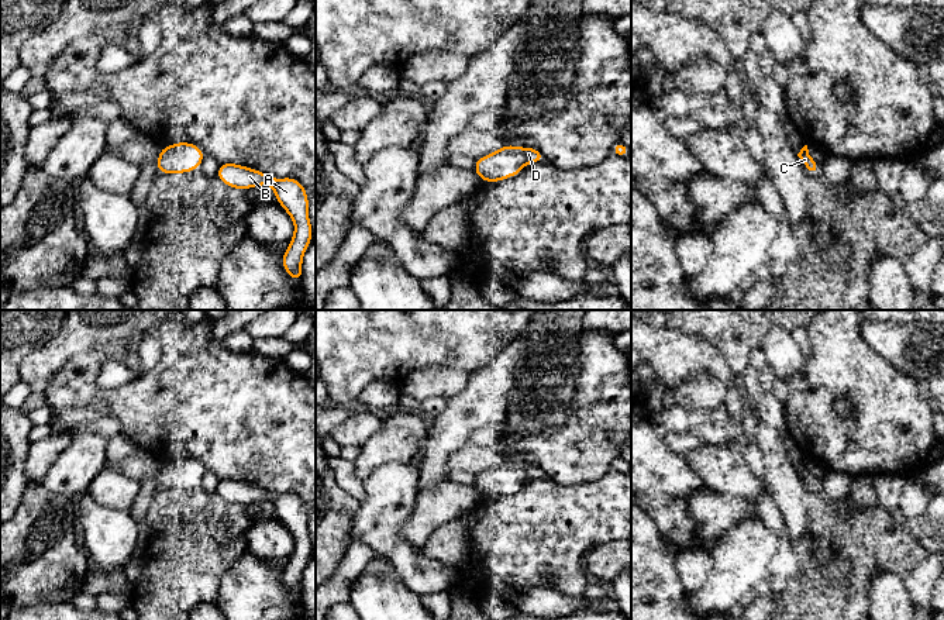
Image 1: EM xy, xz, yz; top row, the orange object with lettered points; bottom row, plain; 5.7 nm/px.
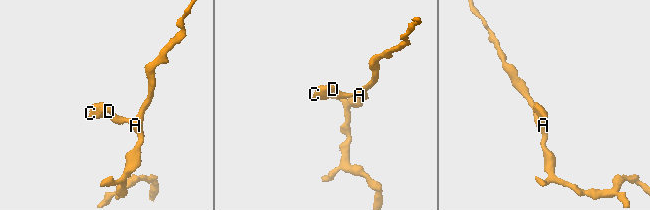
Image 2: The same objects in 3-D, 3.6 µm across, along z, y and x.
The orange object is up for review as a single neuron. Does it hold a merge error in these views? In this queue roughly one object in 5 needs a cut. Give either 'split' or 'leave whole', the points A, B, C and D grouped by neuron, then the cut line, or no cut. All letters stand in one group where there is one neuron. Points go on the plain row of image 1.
leave whole; A B C D; no cut

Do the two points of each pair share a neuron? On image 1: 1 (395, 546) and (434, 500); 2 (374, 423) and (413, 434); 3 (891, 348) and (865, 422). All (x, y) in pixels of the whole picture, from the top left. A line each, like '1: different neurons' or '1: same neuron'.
1: different neurons
2: different neurons
3: different neurons

